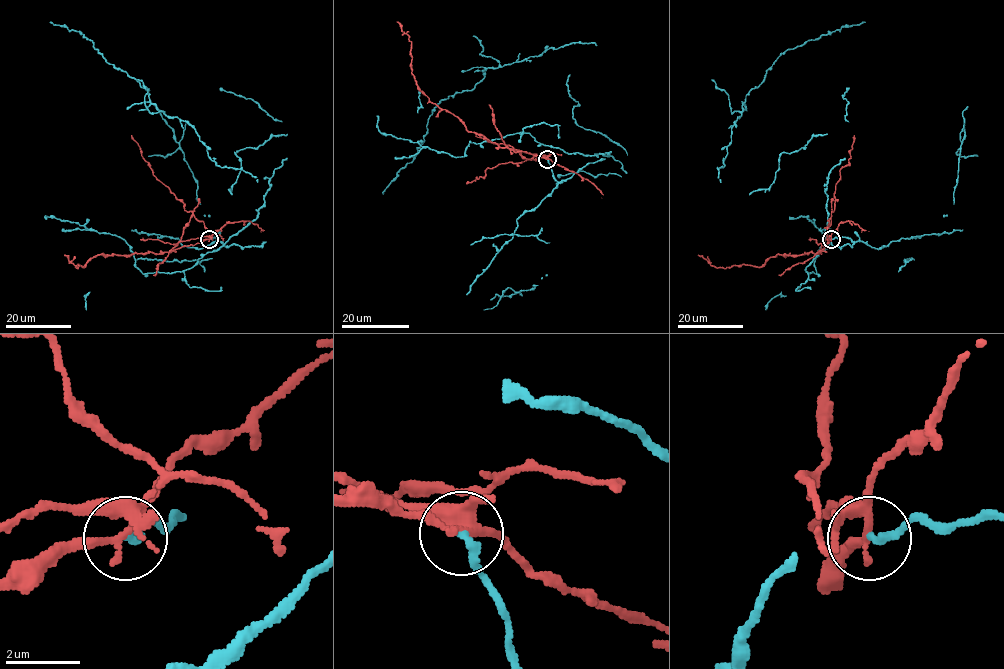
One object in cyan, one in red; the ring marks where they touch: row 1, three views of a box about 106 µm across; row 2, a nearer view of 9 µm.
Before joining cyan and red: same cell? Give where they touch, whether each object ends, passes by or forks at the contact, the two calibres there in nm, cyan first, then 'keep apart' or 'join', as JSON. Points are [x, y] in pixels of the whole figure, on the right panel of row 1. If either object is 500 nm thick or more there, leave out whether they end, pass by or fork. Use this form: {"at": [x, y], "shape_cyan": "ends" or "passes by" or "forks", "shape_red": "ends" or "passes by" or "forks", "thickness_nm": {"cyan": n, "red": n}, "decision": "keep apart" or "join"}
{"at": [831, 239], "shape_cyan": "ends", "shape_red": "forks", "thickness_nm": {"cyan": 240, "red": 200}, "decision": "keep apart"}

